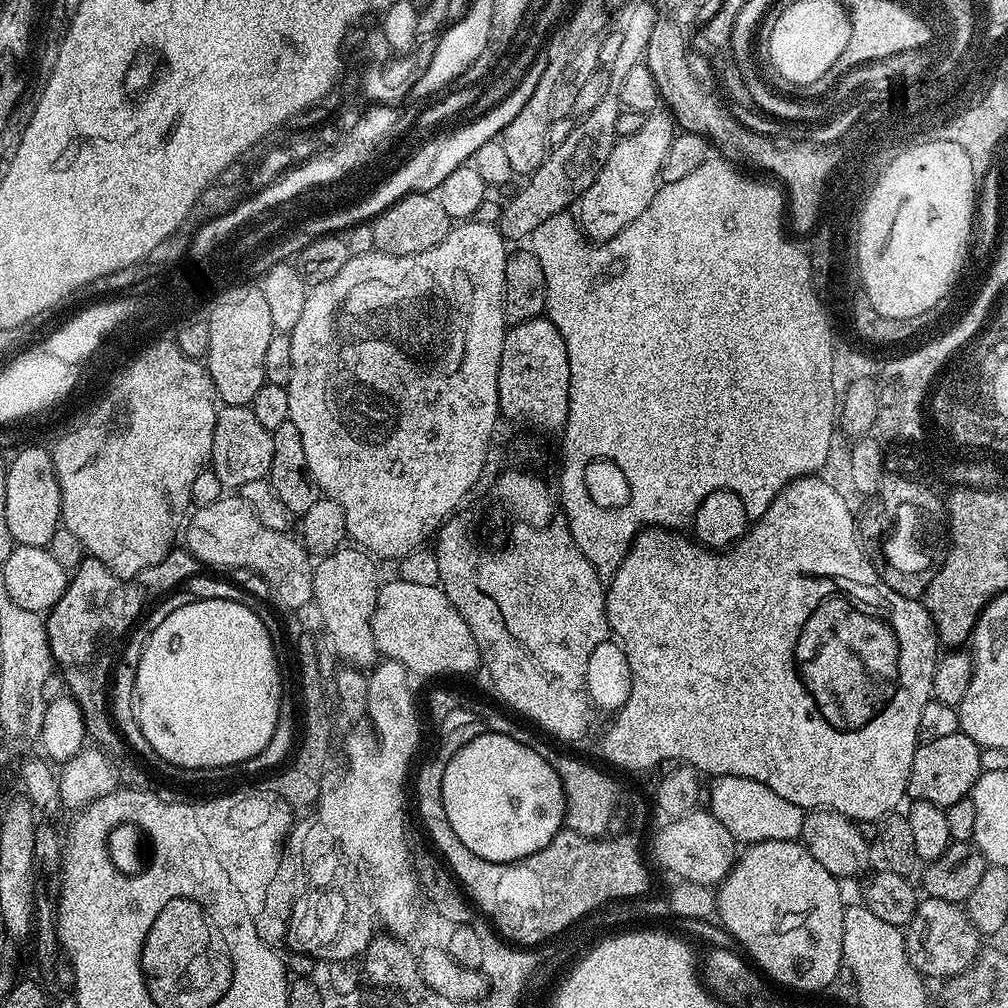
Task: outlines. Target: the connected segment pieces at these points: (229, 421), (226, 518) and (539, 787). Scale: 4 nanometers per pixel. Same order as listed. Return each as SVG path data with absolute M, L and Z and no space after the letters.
M224 404L216 413L214 442L210 471L218 474L218 482L226 490L238 490L246 482L265 479L270 470L270 458L274 458L272 433L254 418L251 407L243 404Z
M225 494L218 502L210 502L210 506L196 508L187 517L182 540L183 536L188 555L200 561L205 569L249 568L272 587L271 599L277 605L280 603L284 608L304 608L313 603L314 564L308 549L295 535L264 526L255 510L239 495Z
M485 730L465 739L461 748L444 761L440 789L446 818L450 818L462 846L495 864L509 864L542 850L565 827L564 791L554 766L533 750L531 743L510 738L505 732Z

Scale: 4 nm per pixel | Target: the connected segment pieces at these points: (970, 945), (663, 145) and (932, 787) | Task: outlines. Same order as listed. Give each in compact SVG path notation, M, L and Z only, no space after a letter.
M931 898L921 899L917 903L916 913L912 915L912 921L906 925L904 932L904 945L910 962L925 978L951 978L959 972L965 972L982 951L980 940L981 933L976 931L967 911L961 905Z
M657 110L651 113L645 119L642 130L617 139L596 180L589 189L583 192L582 203L584 202L584 209L581 210L580 216L578 212L578 227L589 241L599 242L614 238L626 226L630 226L630 222L634 222L634 218L638 218L638 214L642 214L642 210L646 210L646 206L650 206L658 187L660 167L666 158L666 150L670 150L670 142L678 132L673 117L667 111L664 111L665 113L663 111Z
M962 731L921 743L914 754L914 766L910 766L907 795L912 800L930 802L942 809L965 799L981 774L980 750L980 745Z

